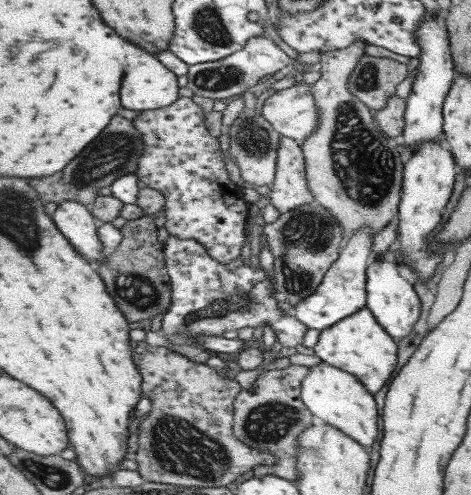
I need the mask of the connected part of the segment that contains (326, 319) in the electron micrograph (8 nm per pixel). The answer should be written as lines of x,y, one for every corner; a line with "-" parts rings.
359,228
345,240
345,248
341,248
341,256
332,263
332,266
325,271
323,279
316,290
305,300
301,300
293,315
305,323
308,329
320,331
329,328
329,325
336,324
339,320
361,310
365,306
366,292
366,266
371,259
371,245
374,236
371,236
369,228

